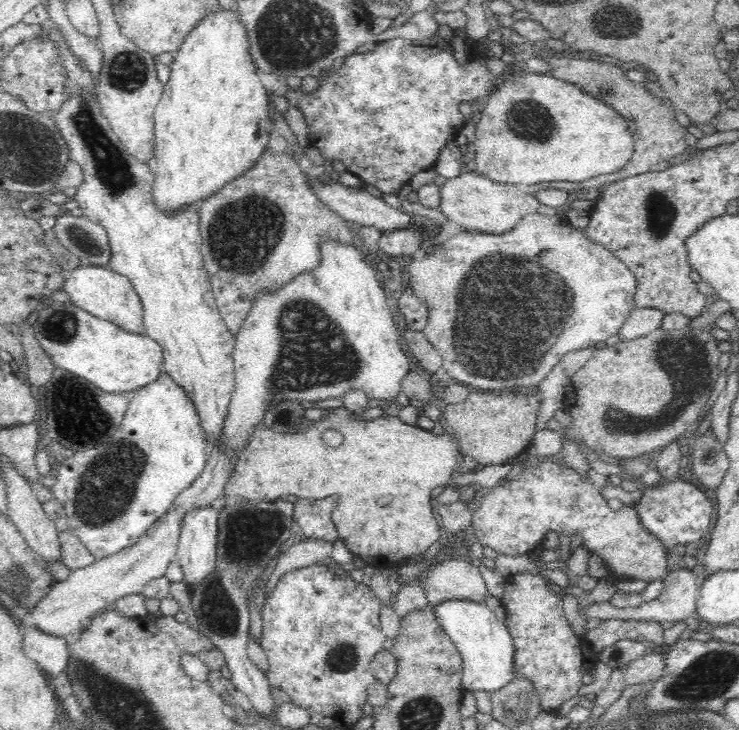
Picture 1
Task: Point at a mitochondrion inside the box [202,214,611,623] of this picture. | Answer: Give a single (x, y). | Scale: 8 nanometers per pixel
(508, 310)

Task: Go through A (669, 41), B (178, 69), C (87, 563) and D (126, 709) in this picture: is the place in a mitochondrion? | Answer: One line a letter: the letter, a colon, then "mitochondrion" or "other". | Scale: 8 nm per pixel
A: other
B: other
C: other
D: mitochondrion

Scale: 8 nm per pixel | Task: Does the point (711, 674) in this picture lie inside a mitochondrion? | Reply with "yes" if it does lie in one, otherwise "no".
yes

